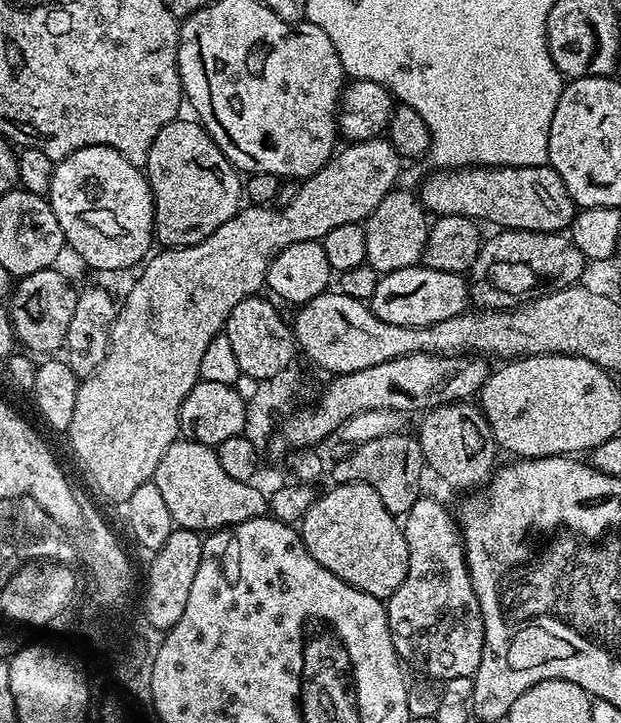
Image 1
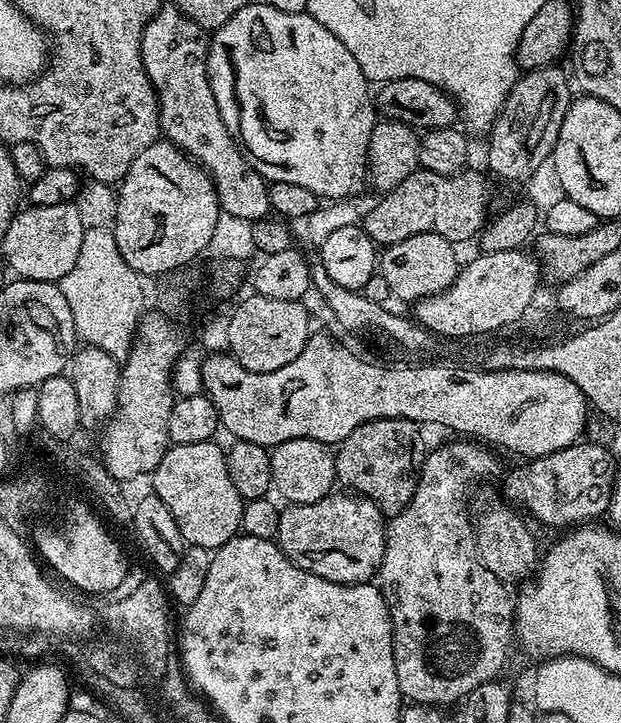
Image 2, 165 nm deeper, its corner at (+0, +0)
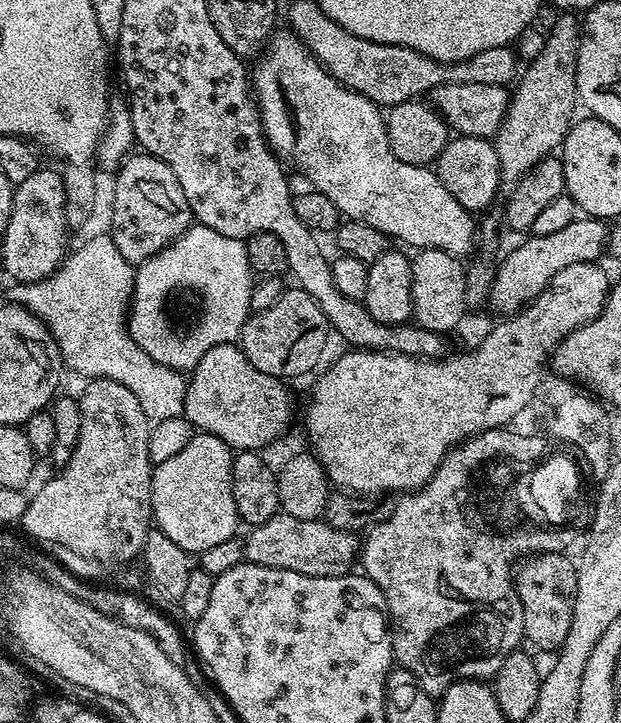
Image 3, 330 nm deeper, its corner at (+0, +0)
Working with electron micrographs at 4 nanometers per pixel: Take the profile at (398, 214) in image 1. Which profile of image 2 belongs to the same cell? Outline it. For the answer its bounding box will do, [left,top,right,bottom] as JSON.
[378,232,458,302]

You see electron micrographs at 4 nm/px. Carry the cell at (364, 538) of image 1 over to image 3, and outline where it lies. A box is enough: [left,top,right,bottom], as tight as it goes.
[243,511,362,576]

